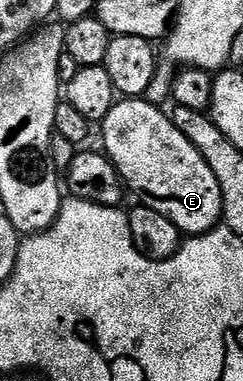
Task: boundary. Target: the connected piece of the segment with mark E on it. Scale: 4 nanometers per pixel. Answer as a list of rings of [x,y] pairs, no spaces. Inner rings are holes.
[[[122,98],[100,122],[105,155],[114,164],[123,185],[139,196],[145,207],[157,210],[187,237],[199,236],[219,227],[222,218],[220,182],[208,162],[176,130],[169,115],[145,98]]]

